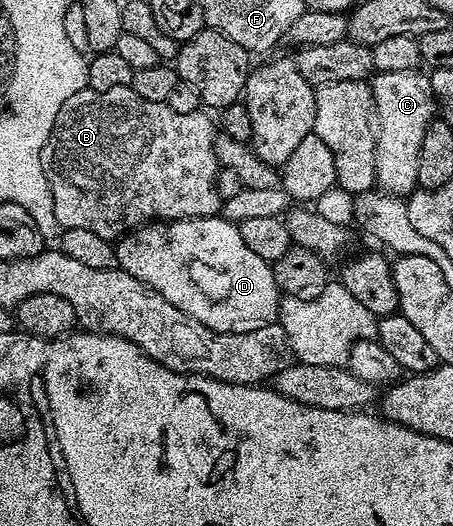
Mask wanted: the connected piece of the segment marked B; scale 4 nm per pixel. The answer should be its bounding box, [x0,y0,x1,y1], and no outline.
[40,88,222,240]

